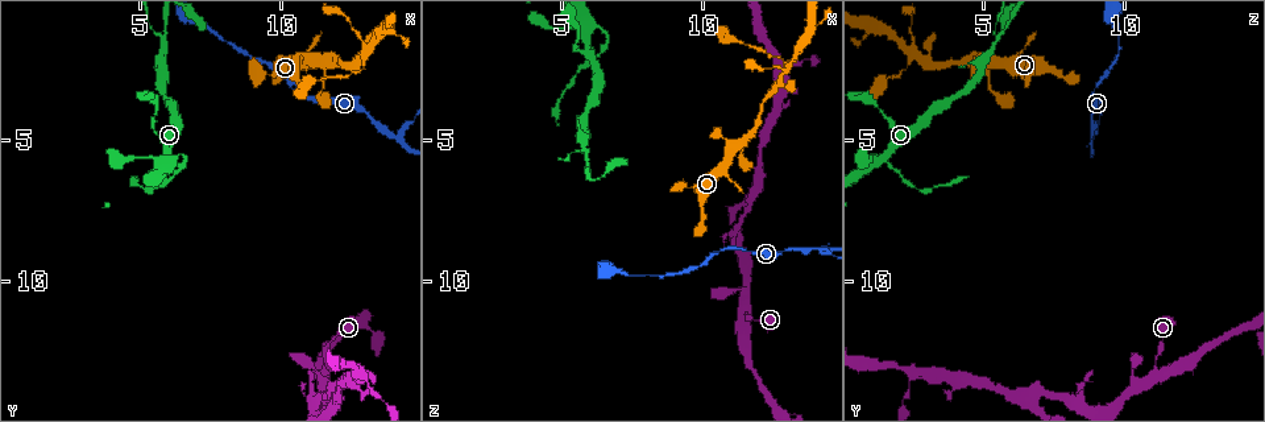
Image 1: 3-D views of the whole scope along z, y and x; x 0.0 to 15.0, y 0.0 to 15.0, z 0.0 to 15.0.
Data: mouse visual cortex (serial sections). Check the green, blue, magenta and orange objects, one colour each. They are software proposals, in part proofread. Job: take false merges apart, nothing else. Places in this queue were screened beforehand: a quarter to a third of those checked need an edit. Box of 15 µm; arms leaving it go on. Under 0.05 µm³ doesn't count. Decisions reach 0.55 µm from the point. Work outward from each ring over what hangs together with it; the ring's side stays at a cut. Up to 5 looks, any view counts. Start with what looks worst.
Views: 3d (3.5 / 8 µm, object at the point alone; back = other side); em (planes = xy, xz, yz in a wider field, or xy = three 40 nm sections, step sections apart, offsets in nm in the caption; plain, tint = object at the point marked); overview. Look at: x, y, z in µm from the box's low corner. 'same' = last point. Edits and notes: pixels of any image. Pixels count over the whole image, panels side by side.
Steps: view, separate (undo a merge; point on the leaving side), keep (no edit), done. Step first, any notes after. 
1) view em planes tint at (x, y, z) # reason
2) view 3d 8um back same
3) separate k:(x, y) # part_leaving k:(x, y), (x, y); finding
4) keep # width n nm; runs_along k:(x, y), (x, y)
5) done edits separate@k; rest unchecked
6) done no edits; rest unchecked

view 3d 3.5um at (6.6, 5.7, 1.3)

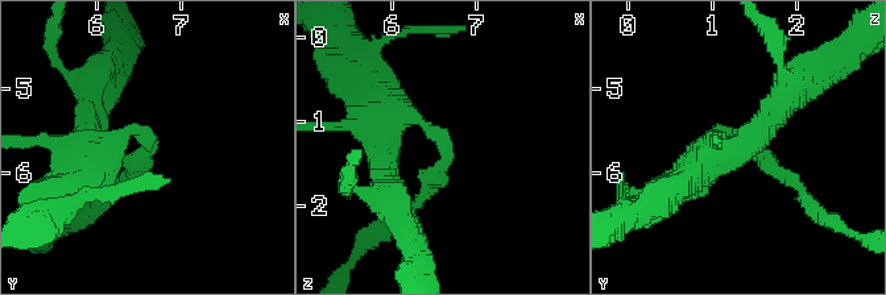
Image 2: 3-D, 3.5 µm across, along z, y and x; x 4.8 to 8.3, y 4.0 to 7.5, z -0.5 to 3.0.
view em xy step 2 tint at (6.65, 5.65, 1.35) # arm_widths 150, 400 nm; need the tissue

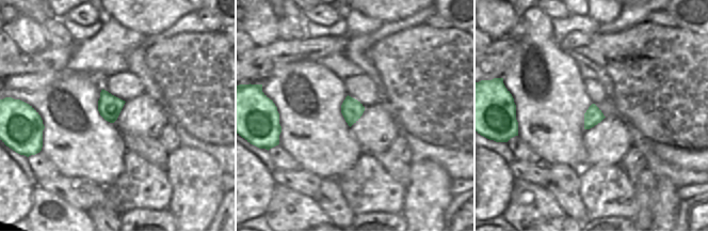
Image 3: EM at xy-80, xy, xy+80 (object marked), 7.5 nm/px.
separate 2:(132, 157) # part_leaving 2:(426, 127), (447, 161), (414, 204); two cells meet here

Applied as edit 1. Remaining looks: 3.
view 3d 3.5um at (5.9, 1.4, 5.5) # thin arm on a thick one

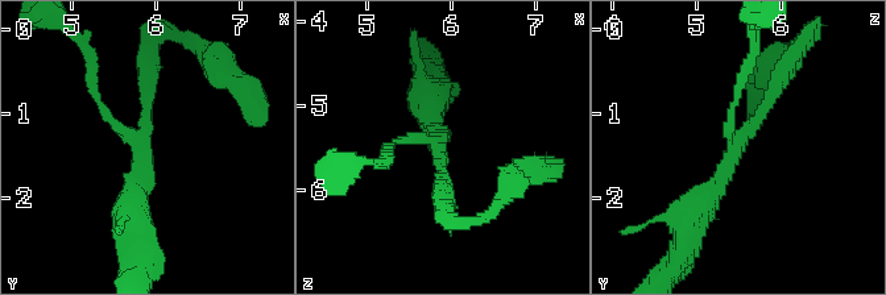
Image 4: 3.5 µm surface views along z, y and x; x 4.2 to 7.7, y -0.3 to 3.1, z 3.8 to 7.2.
view em xy step 5 tint at (5.80, 1.35, 5.50) # arms 3; arm_widths 100, 200, 350 nm

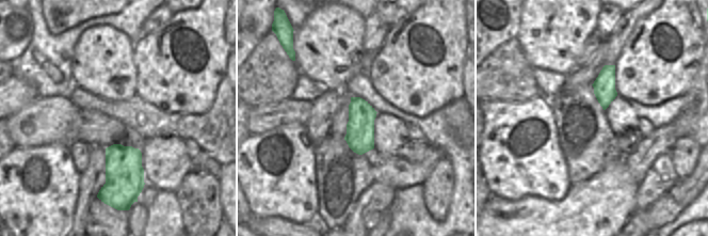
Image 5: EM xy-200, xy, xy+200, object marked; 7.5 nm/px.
view em xy step 2 tint same # cut it another way

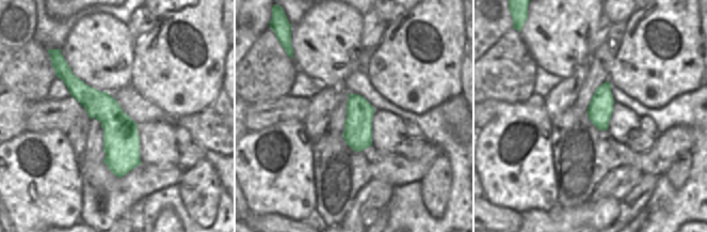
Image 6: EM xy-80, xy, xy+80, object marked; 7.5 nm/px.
keep # runs_along 4:(687, 217), (728, 169), (785, 67); one cell here

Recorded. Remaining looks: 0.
done edits separate@2; rest unchecked

